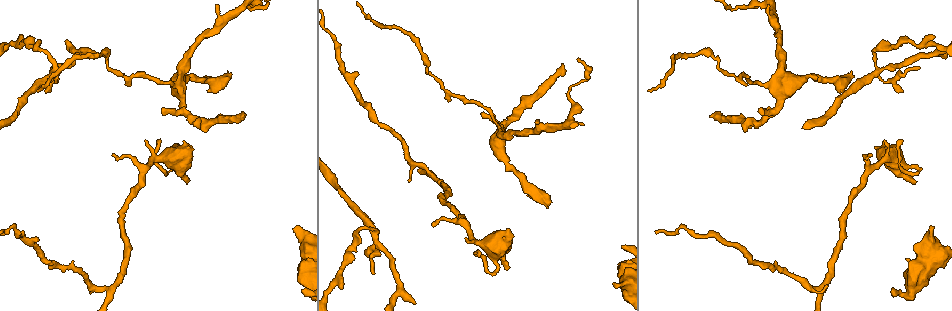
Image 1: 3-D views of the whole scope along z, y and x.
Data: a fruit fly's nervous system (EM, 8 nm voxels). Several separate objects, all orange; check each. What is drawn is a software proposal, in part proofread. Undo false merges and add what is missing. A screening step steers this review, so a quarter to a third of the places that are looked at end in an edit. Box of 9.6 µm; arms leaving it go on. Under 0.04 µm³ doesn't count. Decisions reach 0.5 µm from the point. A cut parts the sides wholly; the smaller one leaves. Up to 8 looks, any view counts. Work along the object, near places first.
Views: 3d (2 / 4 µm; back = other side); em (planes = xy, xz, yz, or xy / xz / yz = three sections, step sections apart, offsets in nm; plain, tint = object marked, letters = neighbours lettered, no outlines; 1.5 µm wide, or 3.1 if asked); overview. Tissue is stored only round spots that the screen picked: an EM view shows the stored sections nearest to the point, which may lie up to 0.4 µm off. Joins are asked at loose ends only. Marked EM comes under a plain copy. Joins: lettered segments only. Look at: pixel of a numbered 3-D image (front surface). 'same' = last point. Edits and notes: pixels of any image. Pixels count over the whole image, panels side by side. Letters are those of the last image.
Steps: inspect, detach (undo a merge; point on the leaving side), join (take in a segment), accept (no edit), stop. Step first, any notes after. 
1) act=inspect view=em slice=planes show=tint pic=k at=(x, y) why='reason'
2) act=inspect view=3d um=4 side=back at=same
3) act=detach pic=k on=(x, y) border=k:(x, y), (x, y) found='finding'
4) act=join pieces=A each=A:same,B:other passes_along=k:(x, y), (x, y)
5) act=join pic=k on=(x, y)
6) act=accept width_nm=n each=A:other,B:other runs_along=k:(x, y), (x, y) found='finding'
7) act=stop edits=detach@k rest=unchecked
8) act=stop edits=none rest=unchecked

act=inspect view=3d um=2 pic=1 at=(55, 69) why='two arms in line, one across'

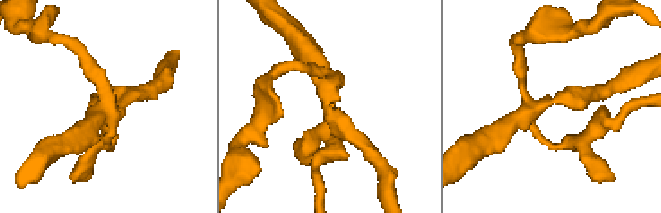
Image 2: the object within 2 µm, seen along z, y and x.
act=inspect view=em slice=yz step=4 show=tint pic=2 at=(108, 102) why='need the tissue'

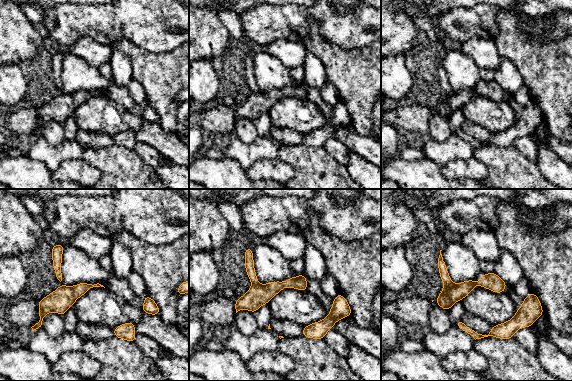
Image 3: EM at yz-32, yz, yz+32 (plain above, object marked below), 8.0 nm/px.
act=inspect view=em slice=planes show=letters at=same

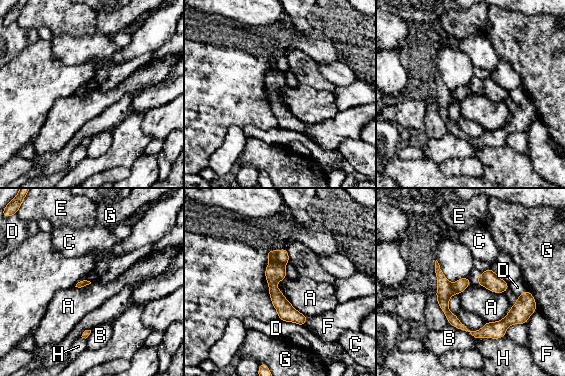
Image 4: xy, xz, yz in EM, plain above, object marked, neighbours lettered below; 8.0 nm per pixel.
act=detach pic=4 on=(282, 255) each=A:other,B:other,C:other,D:other,E:other,F:other,G:other,H:other border=4:(275, 251), (276, 258), (284, 265) found='two neurons meet here'

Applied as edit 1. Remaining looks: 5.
act=inspect view=em slice=planes show=letters pic=1 at=(296, 226) why='branch stops here'

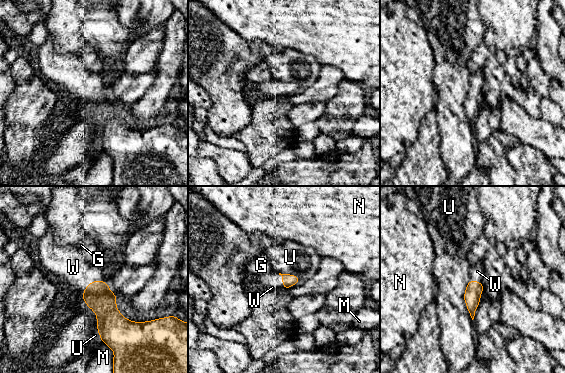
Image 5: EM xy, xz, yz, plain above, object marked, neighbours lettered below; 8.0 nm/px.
act=join pieces=W each=G:other,M:other,N:other,U:other,W:same found='the neuron continues'

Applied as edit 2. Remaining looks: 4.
act=stop edits=detach@4,join@5 rest=unchecked

